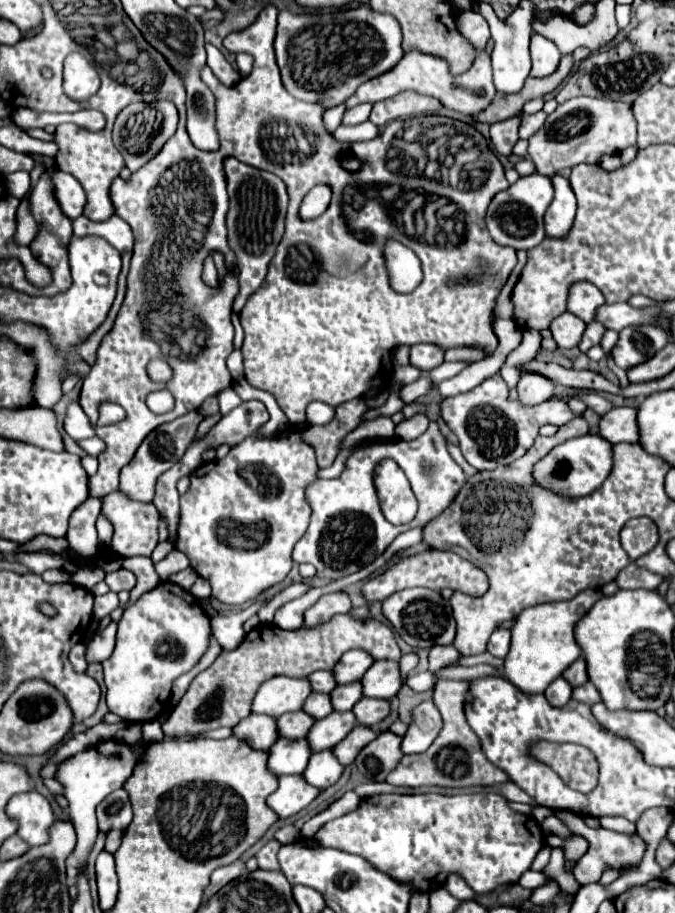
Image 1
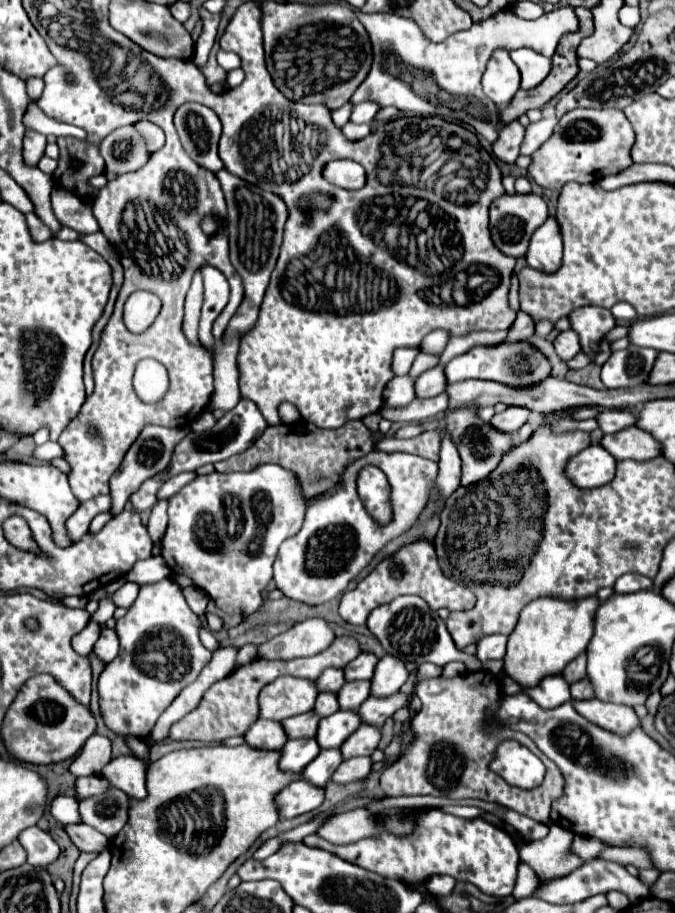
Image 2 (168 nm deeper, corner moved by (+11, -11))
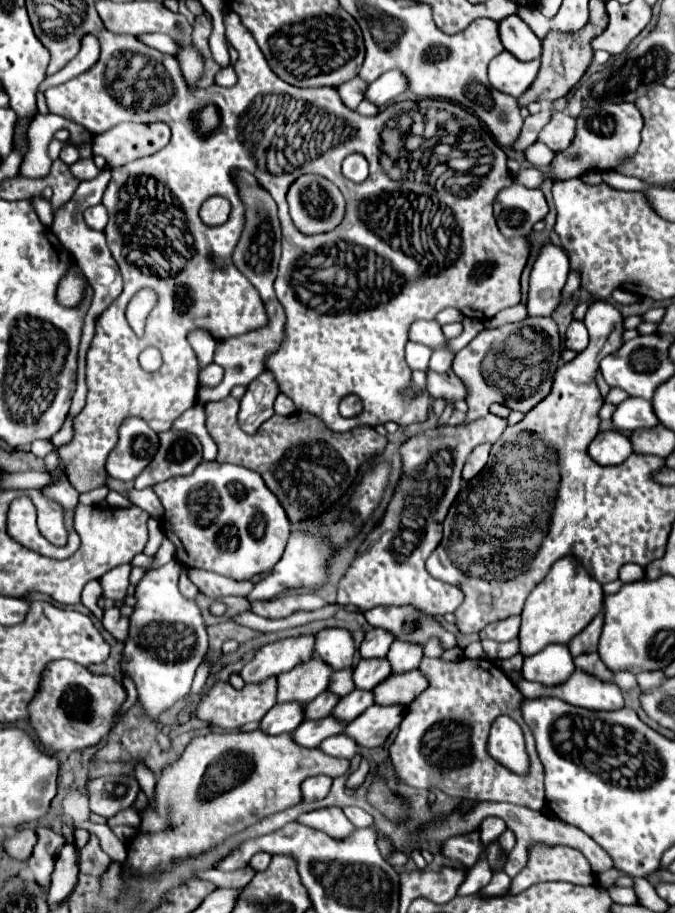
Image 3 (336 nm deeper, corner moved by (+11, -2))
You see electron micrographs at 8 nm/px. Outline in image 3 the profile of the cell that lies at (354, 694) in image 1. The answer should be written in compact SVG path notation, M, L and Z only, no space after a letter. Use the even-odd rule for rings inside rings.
M362 659L354 669L356 689L372 689L392 675L392 665L388 659Z

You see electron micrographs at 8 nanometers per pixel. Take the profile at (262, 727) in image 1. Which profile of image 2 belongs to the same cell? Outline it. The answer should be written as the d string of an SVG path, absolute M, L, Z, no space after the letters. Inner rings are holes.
M260 718L256 724L252 724L252 728L248 728L244 740L250 748L256 750L280 750L286 744L286 734L280 722Z

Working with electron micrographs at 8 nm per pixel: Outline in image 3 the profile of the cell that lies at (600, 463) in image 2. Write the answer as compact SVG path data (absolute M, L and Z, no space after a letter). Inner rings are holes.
M610 429L610 431L600 431L594 437L588 453L600 465L620 465L624 459L628 459L634 453L634 449L628 435Z

